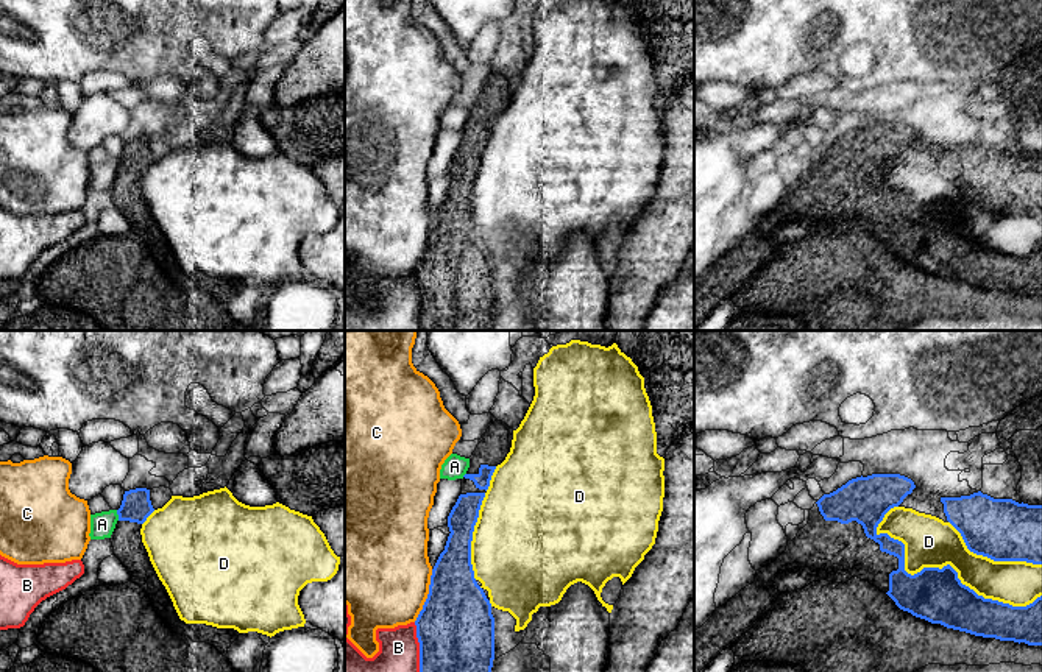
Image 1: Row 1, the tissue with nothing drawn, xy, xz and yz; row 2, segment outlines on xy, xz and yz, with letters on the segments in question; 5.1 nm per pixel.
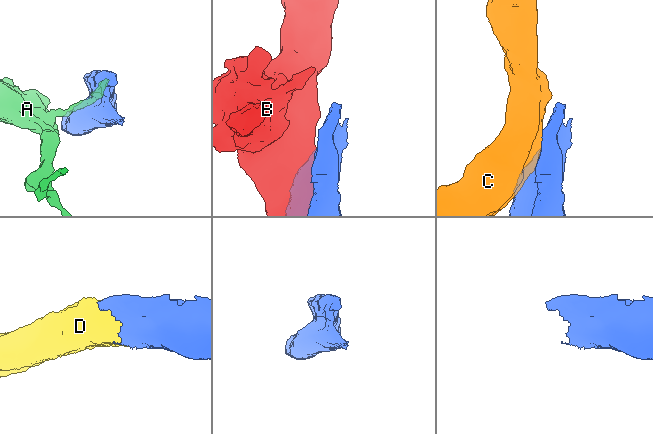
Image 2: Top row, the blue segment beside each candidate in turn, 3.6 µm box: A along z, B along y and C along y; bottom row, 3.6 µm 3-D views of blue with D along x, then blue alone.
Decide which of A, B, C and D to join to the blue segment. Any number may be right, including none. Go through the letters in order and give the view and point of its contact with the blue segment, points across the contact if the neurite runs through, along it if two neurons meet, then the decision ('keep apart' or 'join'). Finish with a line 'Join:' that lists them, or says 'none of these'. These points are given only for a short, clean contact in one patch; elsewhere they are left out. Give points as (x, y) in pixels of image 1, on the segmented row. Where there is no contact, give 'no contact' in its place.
A: meets blue in xy at (117, 513); keep apart
B: meets blue in xz at (420, 647); keep apart
C: meets blue in xz at (428, 596); keep apart
D: meets blue in yz at (947, 565); keep apart
Join: none of these

